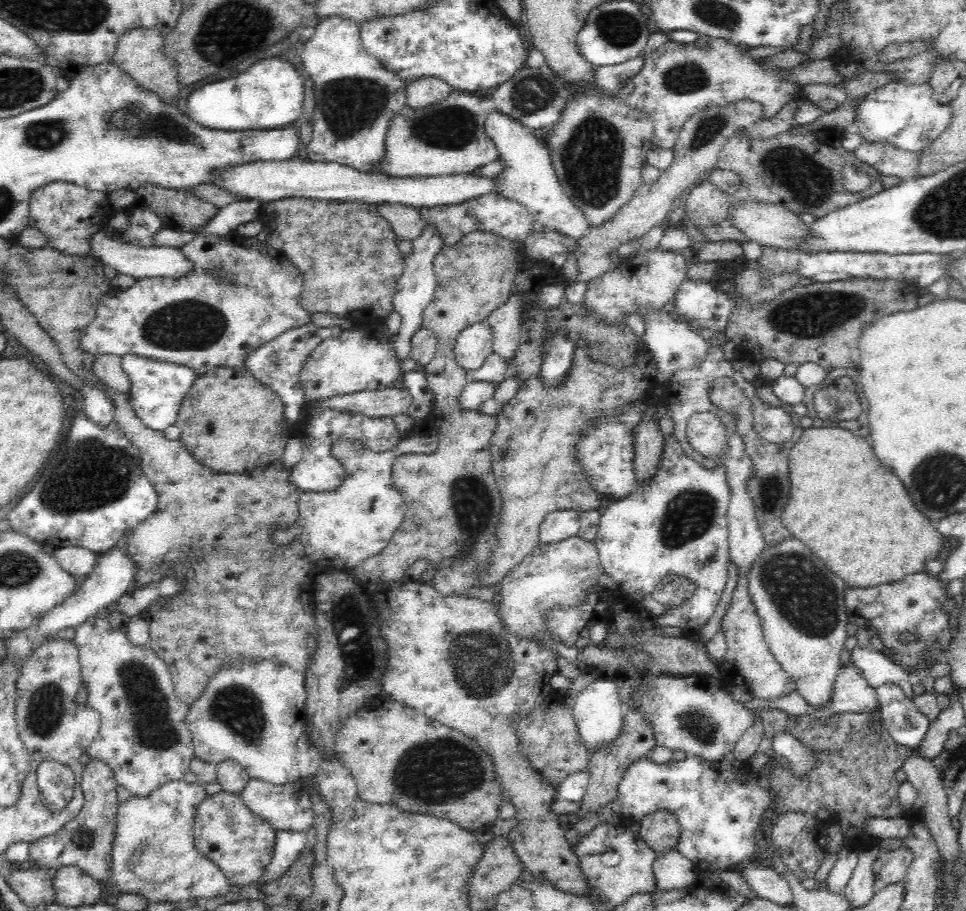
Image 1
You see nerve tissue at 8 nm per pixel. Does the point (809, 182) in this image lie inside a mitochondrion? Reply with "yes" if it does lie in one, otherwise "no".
yes

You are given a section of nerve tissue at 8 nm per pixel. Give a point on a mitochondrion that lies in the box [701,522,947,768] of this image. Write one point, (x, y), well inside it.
(806, 596)

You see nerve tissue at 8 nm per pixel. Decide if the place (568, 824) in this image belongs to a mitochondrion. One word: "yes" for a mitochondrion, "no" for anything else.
no

